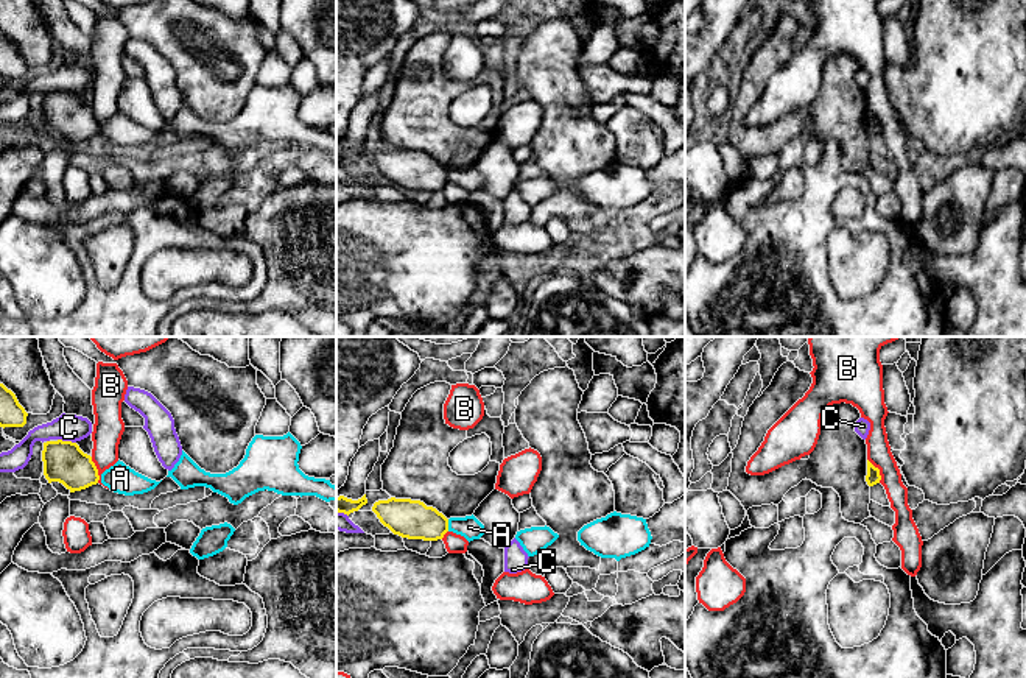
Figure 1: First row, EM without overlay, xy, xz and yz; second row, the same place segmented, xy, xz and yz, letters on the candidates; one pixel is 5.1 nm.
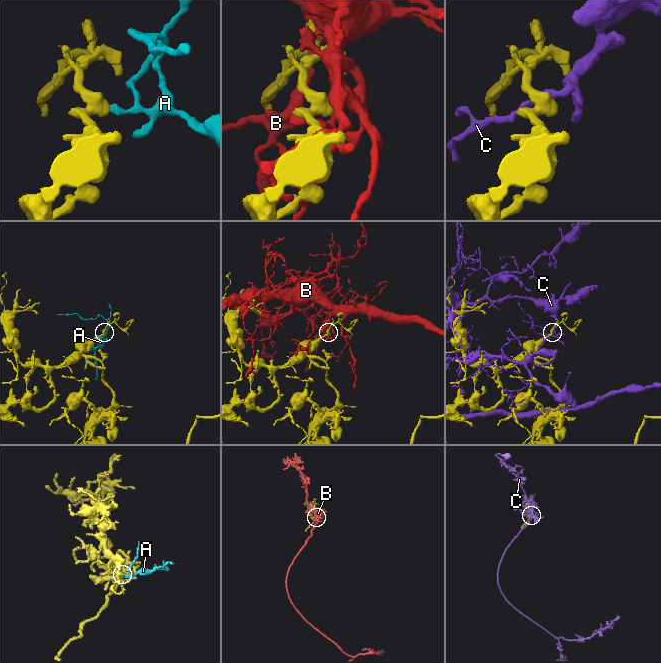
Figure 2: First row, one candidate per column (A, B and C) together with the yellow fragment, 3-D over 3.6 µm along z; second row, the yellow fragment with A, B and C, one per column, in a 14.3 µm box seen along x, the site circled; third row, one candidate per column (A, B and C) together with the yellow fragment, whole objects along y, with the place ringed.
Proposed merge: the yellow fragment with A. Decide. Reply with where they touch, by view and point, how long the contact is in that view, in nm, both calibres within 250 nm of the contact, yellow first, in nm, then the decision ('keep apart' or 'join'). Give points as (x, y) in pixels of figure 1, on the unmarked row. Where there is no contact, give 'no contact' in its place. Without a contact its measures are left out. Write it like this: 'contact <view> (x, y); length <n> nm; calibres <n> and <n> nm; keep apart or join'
contact xz (447, 176); length 60 nm; calibres 200 and 120 nm; keep apart

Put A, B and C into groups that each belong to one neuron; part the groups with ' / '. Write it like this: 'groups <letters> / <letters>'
groups A / B / C

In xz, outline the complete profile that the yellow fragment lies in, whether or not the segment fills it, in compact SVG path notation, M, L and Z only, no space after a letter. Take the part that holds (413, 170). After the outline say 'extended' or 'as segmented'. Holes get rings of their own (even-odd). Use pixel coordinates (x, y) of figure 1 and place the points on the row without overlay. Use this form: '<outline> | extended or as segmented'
M391 148L375 153L372 162L385 178L402 189L437 192L448 182L448 170L420 151Z | as segmented

